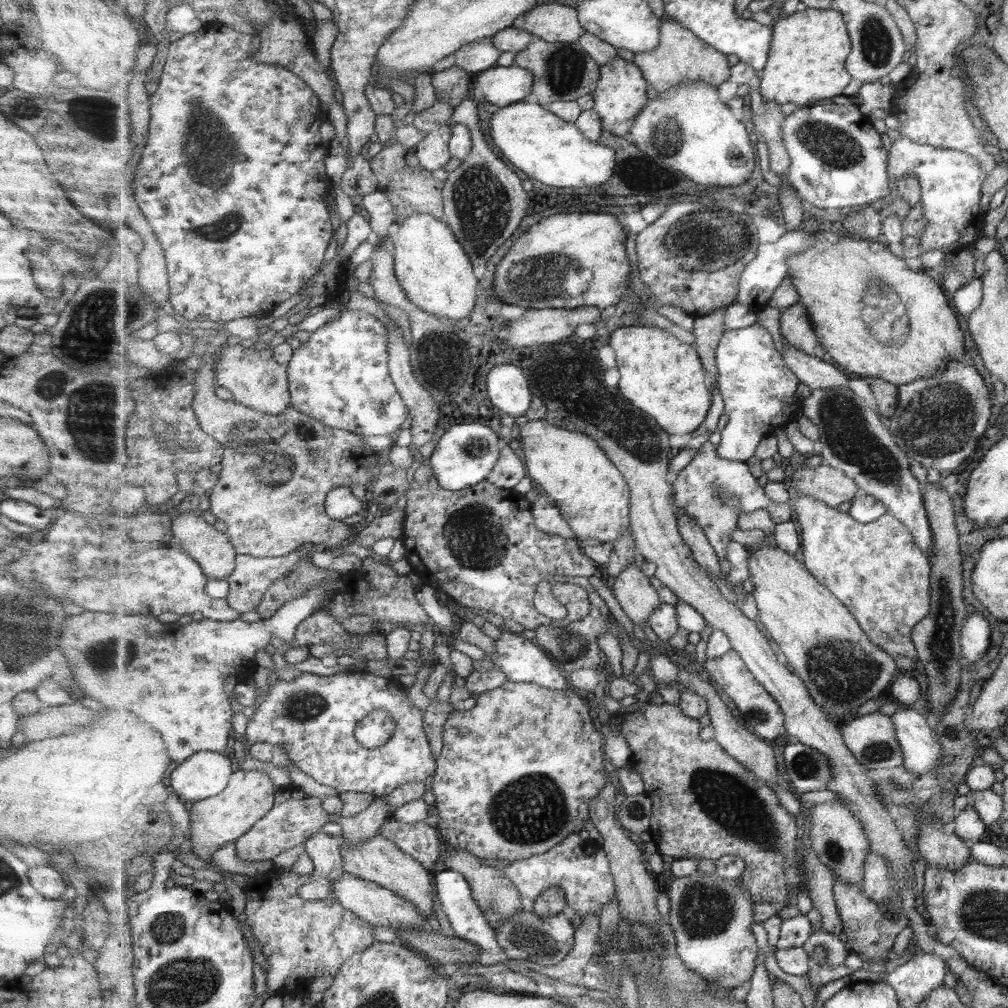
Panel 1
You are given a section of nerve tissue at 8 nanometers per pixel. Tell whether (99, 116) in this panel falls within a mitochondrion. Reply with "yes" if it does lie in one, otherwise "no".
yes

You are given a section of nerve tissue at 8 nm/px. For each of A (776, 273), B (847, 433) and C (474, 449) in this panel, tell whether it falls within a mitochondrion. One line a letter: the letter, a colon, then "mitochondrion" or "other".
A: other
B: mitochondrion
C: mitochondrion

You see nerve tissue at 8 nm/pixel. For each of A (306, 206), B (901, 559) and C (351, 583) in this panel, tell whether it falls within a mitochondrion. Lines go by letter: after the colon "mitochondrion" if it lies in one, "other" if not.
A: other
B: other
C: other

